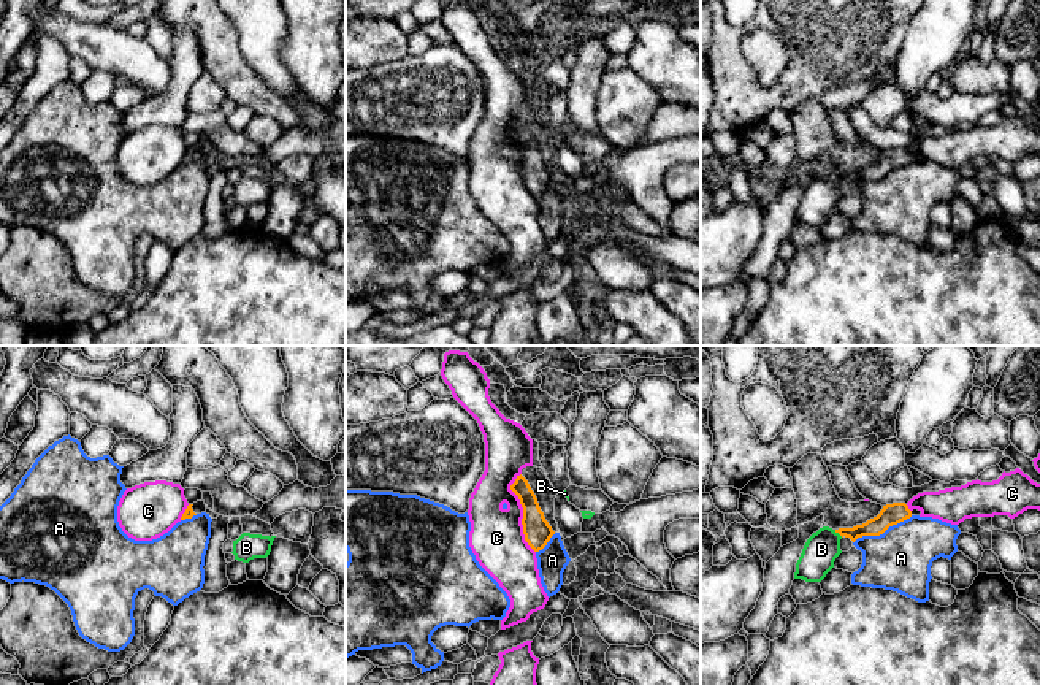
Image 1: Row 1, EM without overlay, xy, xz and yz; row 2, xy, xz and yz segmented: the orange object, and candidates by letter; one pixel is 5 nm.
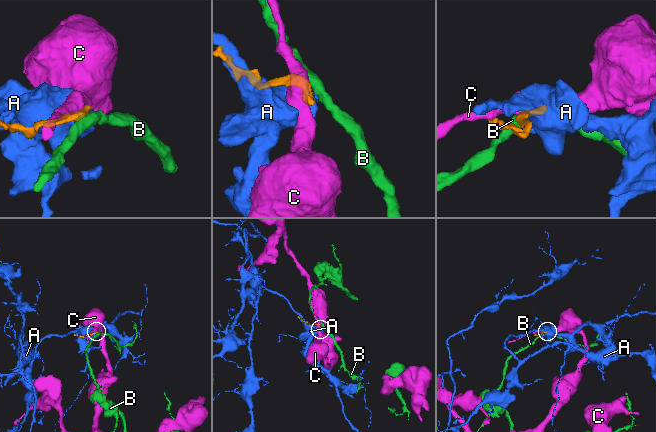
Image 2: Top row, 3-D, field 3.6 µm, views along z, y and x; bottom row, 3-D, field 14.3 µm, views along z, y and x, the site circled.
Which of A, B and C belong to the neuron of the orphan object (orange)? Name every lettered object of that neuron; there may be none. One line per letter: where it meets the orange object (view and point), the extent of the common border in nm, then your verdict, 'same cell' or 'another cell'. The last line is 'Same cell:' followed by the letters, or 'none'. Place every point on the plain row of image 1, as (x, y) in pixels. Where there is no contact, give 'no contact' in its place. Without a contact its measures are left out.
A: contact yz (882, 178); length 340 nm; another cell
B: contact yz (839, 178); length 60 nm; another cell
C: contact xz (523, 157); length 420 nm; another cell
Same cell: none

